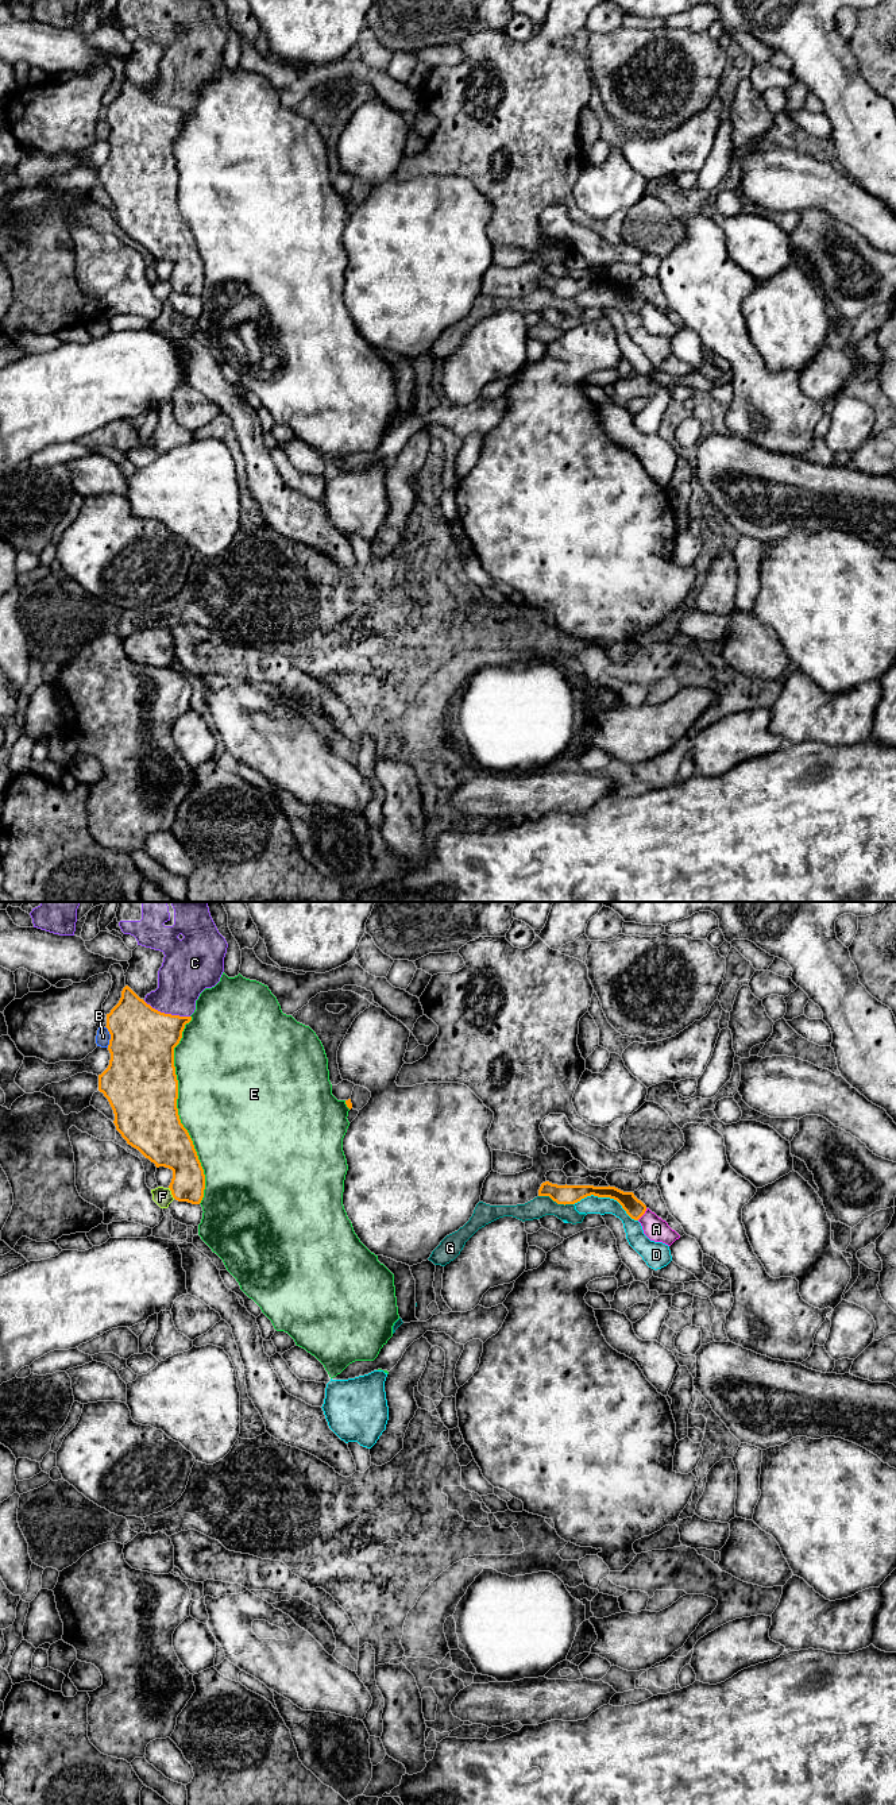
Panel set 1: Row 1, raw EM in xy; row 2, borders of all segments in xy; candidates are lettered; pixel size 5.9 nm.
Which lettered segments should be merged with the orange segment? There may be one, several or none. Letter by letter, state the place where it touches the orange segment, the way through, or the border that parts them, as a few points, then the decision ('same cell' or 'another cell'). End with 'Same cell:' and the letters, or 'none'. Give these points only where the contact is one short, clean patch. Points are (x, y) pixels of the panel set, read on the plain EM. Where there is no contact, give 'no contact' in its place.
A: meets orange in xy at (642, 307); border along xy (647, 301), (637, 312); another cell
B: meets orange in xy at (111, 130); another cell
C: meets orange in xy at (166, 107); another cell
D: meets orange in xy at (606, 289); another cell
E: meets orange in xy at (177, 203); another cell
F: meets orange in xy at (172, 285); another cell
G: meets orange in xy at (556, 294); another cell
Same cell: none

